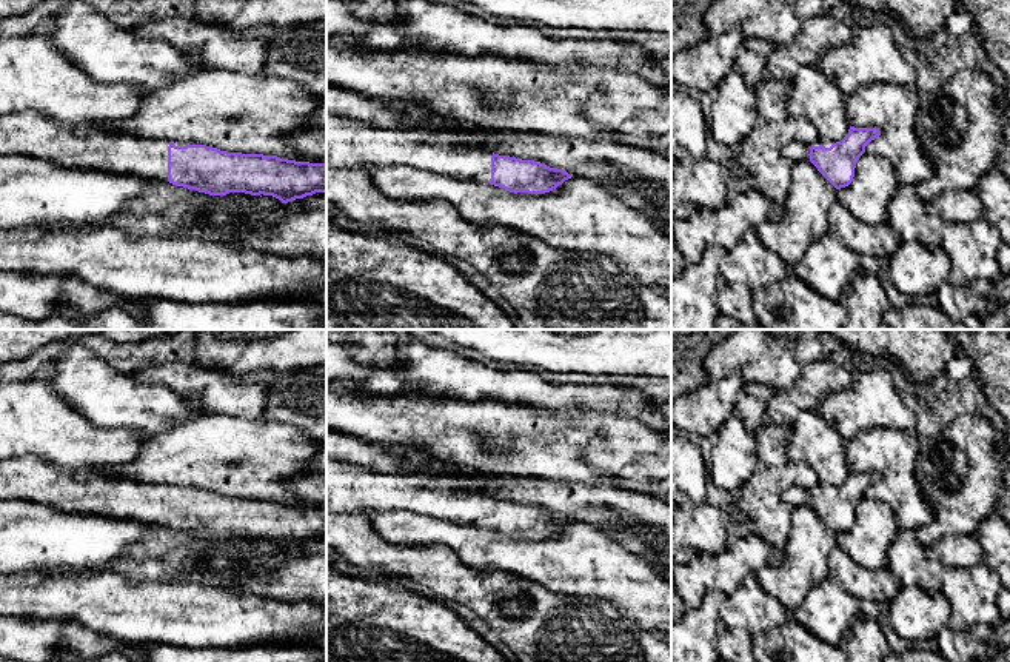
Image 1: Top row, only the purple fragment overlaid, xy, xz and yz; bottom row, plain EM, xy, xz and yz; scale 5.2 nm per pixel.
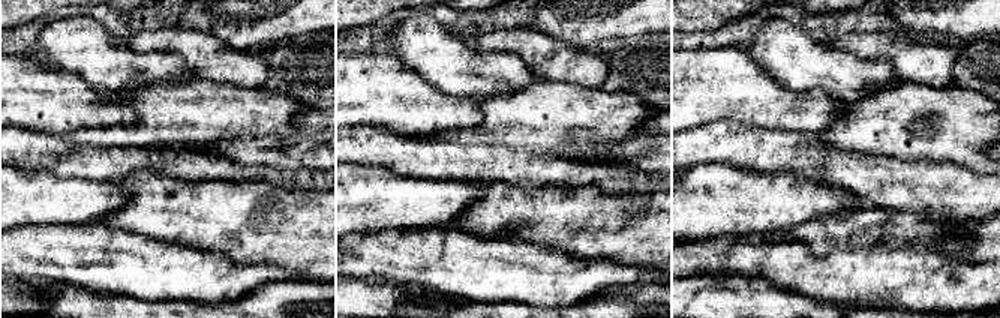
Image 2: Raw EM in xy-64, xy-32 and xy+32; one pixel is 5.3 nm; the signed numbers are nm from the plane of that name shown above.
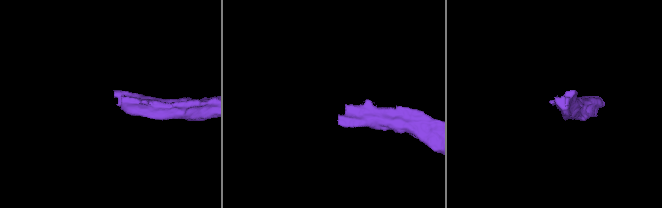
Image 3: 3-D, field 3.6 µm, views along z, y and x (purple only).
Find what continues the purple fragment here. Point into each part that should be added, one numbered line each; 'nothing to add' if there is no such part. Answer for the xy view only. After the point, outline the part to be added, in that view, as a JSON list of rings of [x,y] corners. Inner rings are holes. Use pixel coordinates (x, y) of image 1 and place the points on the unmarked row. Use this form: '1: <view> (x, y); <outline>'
1: xy (77, 490); [[[32,456],[0,462],[0,500],[34,500],[69,513],[102,513],[146,525],[168,527],[169,488],[165,483],[145,483],[119,476],[109,468],[62,468]]]

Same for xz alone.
1: xz (450, 491); [[[413,463],[403,476],[394,476],[377,471],[349,471],[326,474],[326,511],[329,513],[365,513],[366,510],[380,511],[413,511],[423,516],[433,516],[457,523],[487,527],[491,525],[491,500],[493,497],[485,491],[490,486],[487,479],[477,480],[483,473],[474,468],[460,466],[454,463],[437,463],[431,468],[430,463]]]

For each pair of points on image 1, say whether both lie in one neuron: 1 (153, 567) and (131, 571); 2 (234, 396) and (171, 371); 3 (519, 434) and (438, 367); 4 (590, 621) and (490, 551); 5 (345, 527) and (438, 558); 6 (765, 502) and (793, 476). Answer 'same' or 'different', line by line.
1: same
2: same
3: different
4: different
5: same
6: same

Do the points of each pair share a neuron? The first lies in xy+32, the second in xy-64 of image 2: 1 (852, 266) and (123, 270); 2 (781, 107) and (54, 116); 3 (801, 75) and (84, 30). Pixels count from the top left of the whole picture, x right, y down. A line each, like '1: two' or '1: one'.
1: one
2: one
3: one

